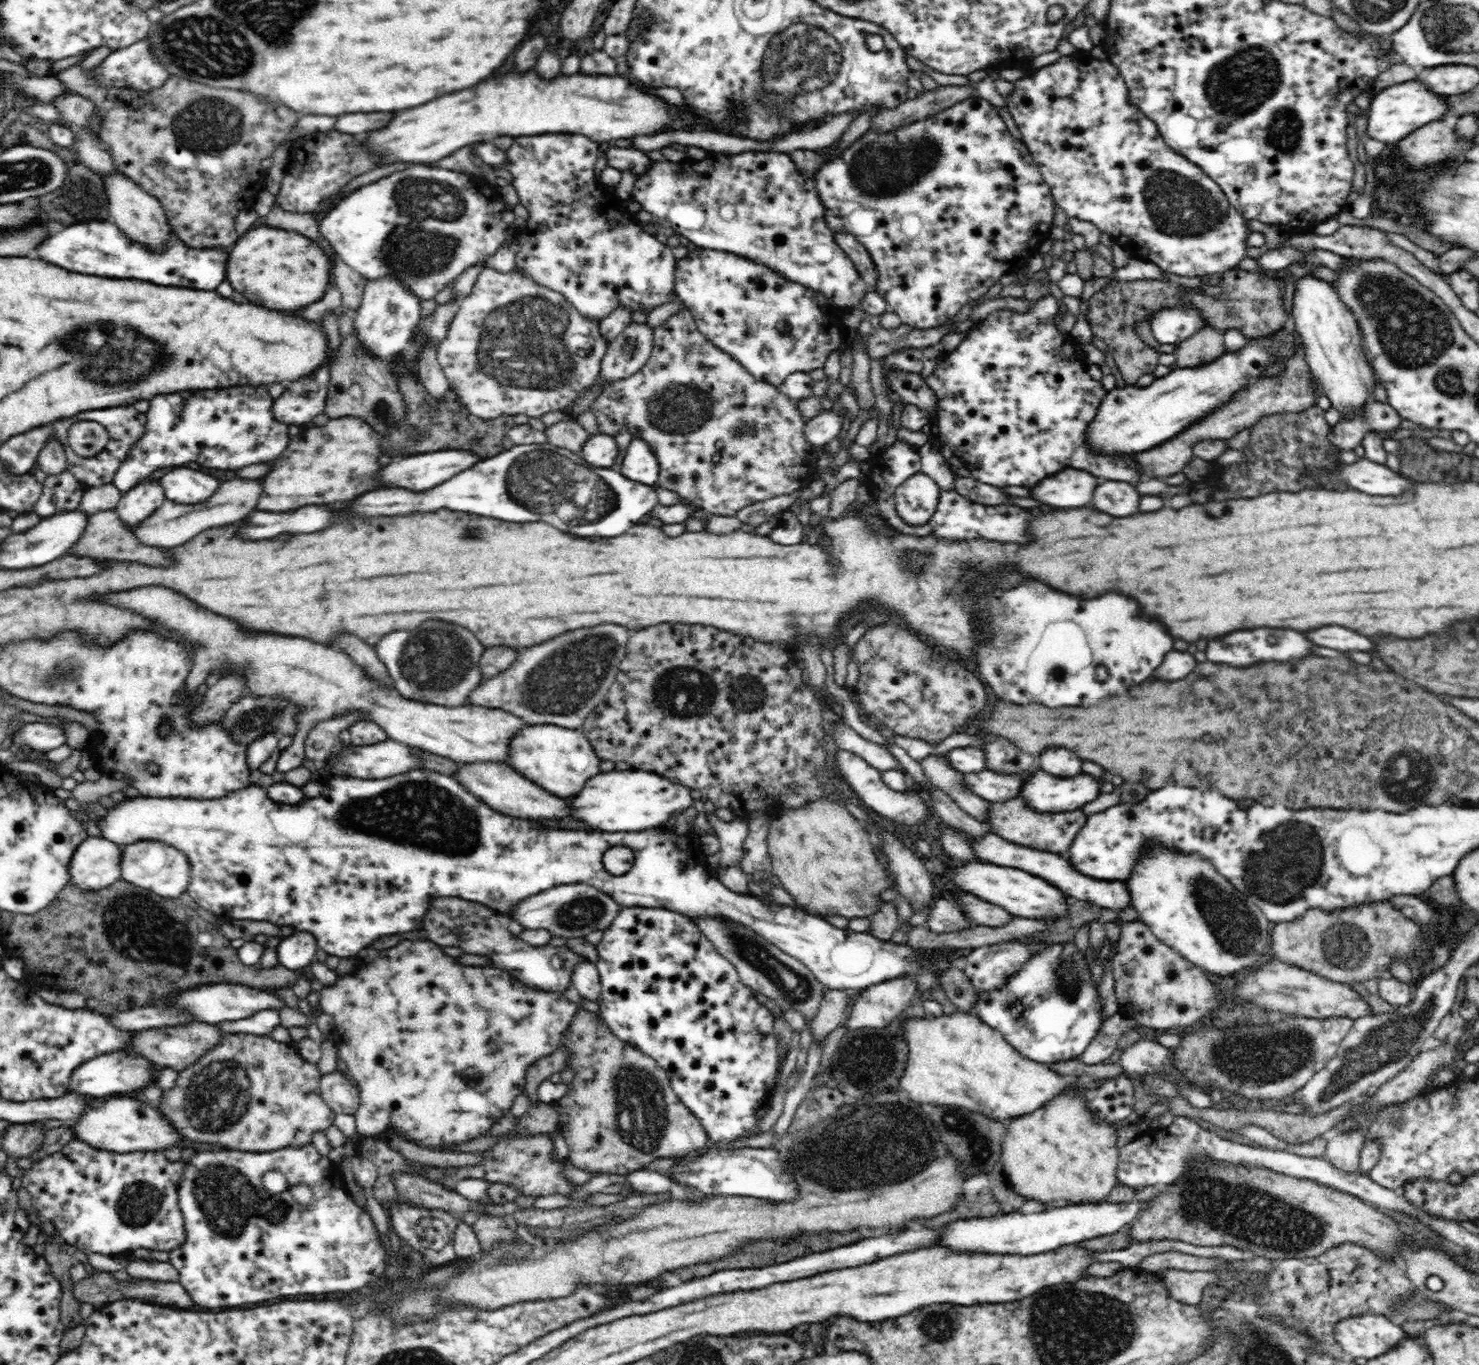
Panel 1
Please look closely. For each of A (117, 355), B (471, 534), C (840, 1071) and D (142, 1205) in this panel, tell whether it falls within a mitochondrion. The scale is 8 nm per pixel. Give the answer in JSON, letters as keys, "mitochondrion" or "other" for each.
{"A":"mitochondrion","B":"mitochondrion","C":"other","D":"mitochondrion"}

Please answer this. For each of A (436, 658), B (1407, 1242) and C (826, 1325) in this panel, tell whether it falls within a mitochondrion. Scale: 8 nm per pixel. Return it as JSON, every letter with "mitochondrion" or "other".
{"A":"mitochondrion","B":"other","C":"other"}

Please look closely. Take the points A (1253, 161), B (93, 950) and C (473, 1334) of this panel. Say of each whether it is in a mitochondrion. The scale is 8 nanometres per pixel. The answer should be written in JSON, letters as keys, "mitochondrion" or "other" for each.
{"A":"other","B":"other","C":"other"}

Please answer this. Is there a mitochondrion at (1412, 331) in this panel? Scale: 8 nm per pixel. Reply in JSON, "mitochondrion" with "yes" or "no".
{"mitochondrion":"yes"}

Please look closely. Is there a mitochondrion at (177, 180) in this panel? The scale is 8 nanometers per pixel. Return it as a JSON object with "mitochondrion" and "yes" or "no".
{"mitochondrion":"no"}

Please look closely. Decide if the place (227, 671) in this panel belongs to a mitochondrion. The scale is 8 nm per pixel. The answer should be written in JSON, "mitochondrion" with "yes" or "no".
{"mitochondrion":"no"}

